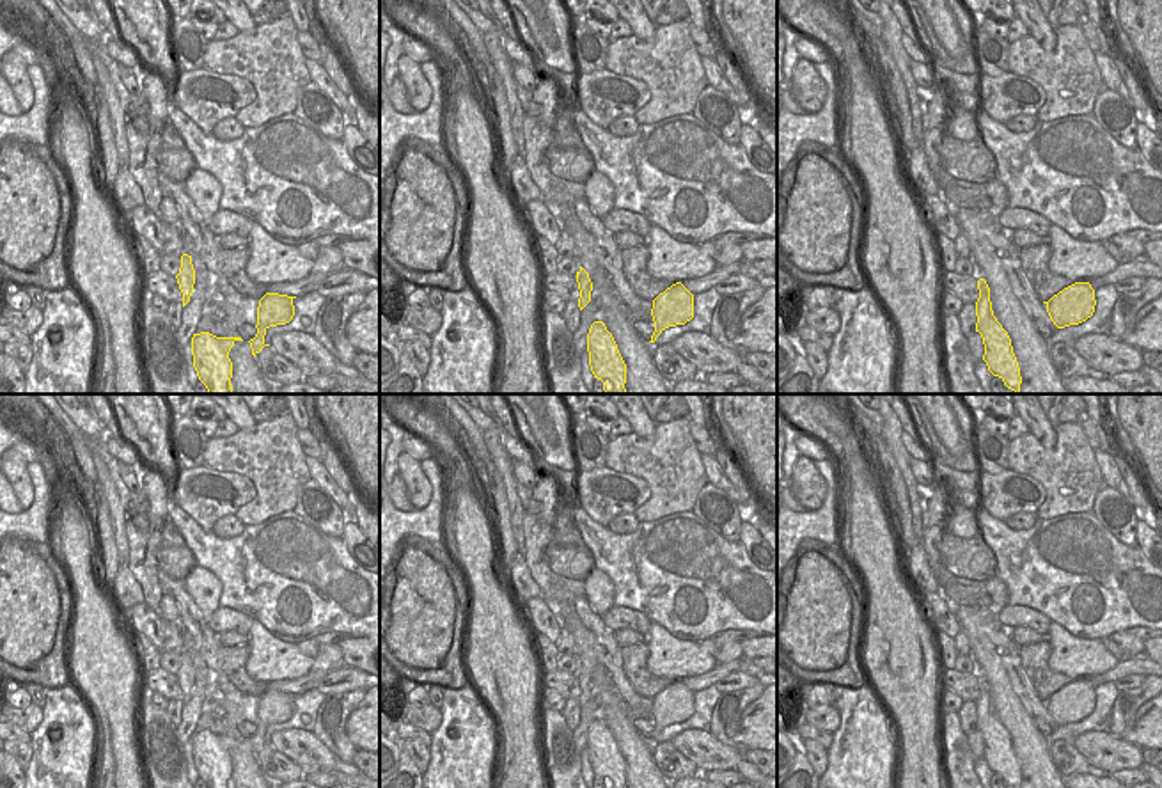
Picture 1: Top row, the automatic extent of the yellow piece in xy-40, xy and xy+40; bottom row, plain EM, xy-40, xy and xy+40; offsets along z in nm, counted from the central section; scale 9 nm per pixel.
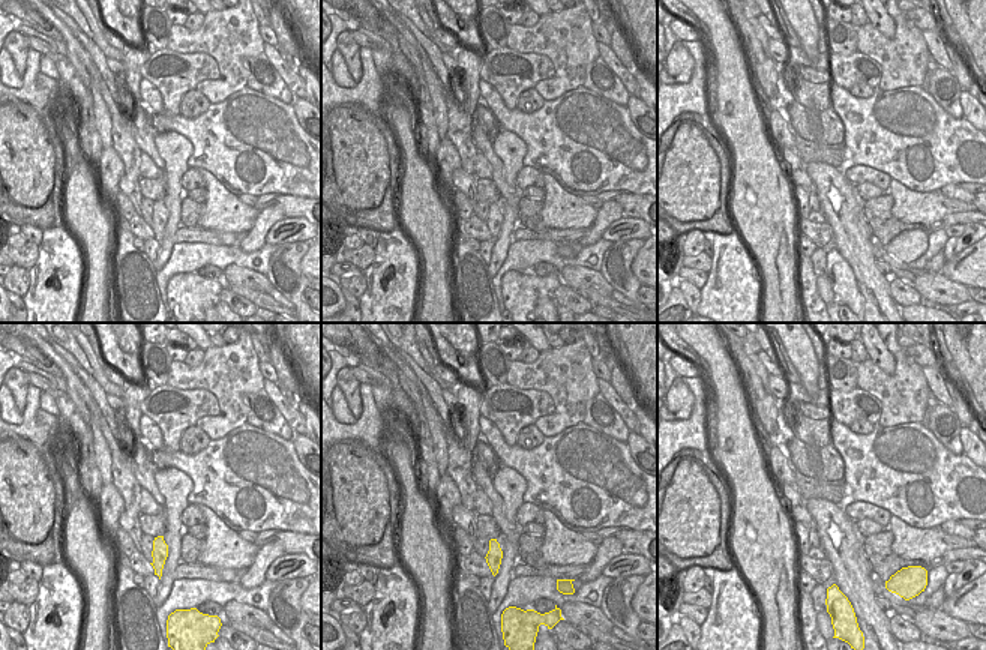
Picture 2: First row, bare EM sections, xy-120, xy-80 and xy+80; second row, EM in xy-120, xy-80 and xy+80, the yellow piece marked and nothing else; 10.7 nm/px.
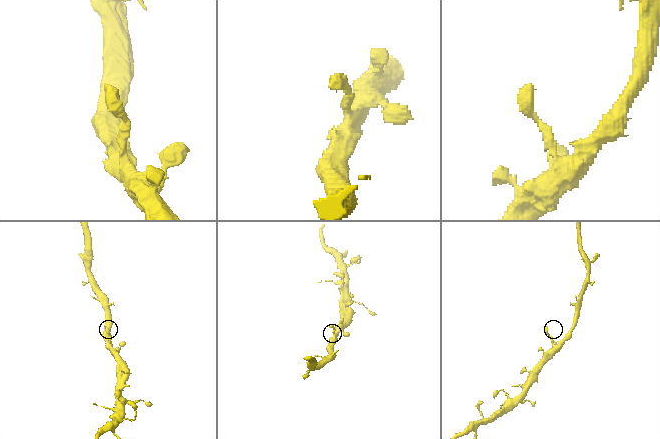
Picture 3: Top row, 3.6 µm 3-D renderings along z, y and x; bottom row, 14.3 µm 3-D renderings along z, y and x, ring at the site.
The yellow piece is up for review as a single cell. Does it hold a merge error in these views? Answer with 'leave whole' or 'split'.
leave whole

